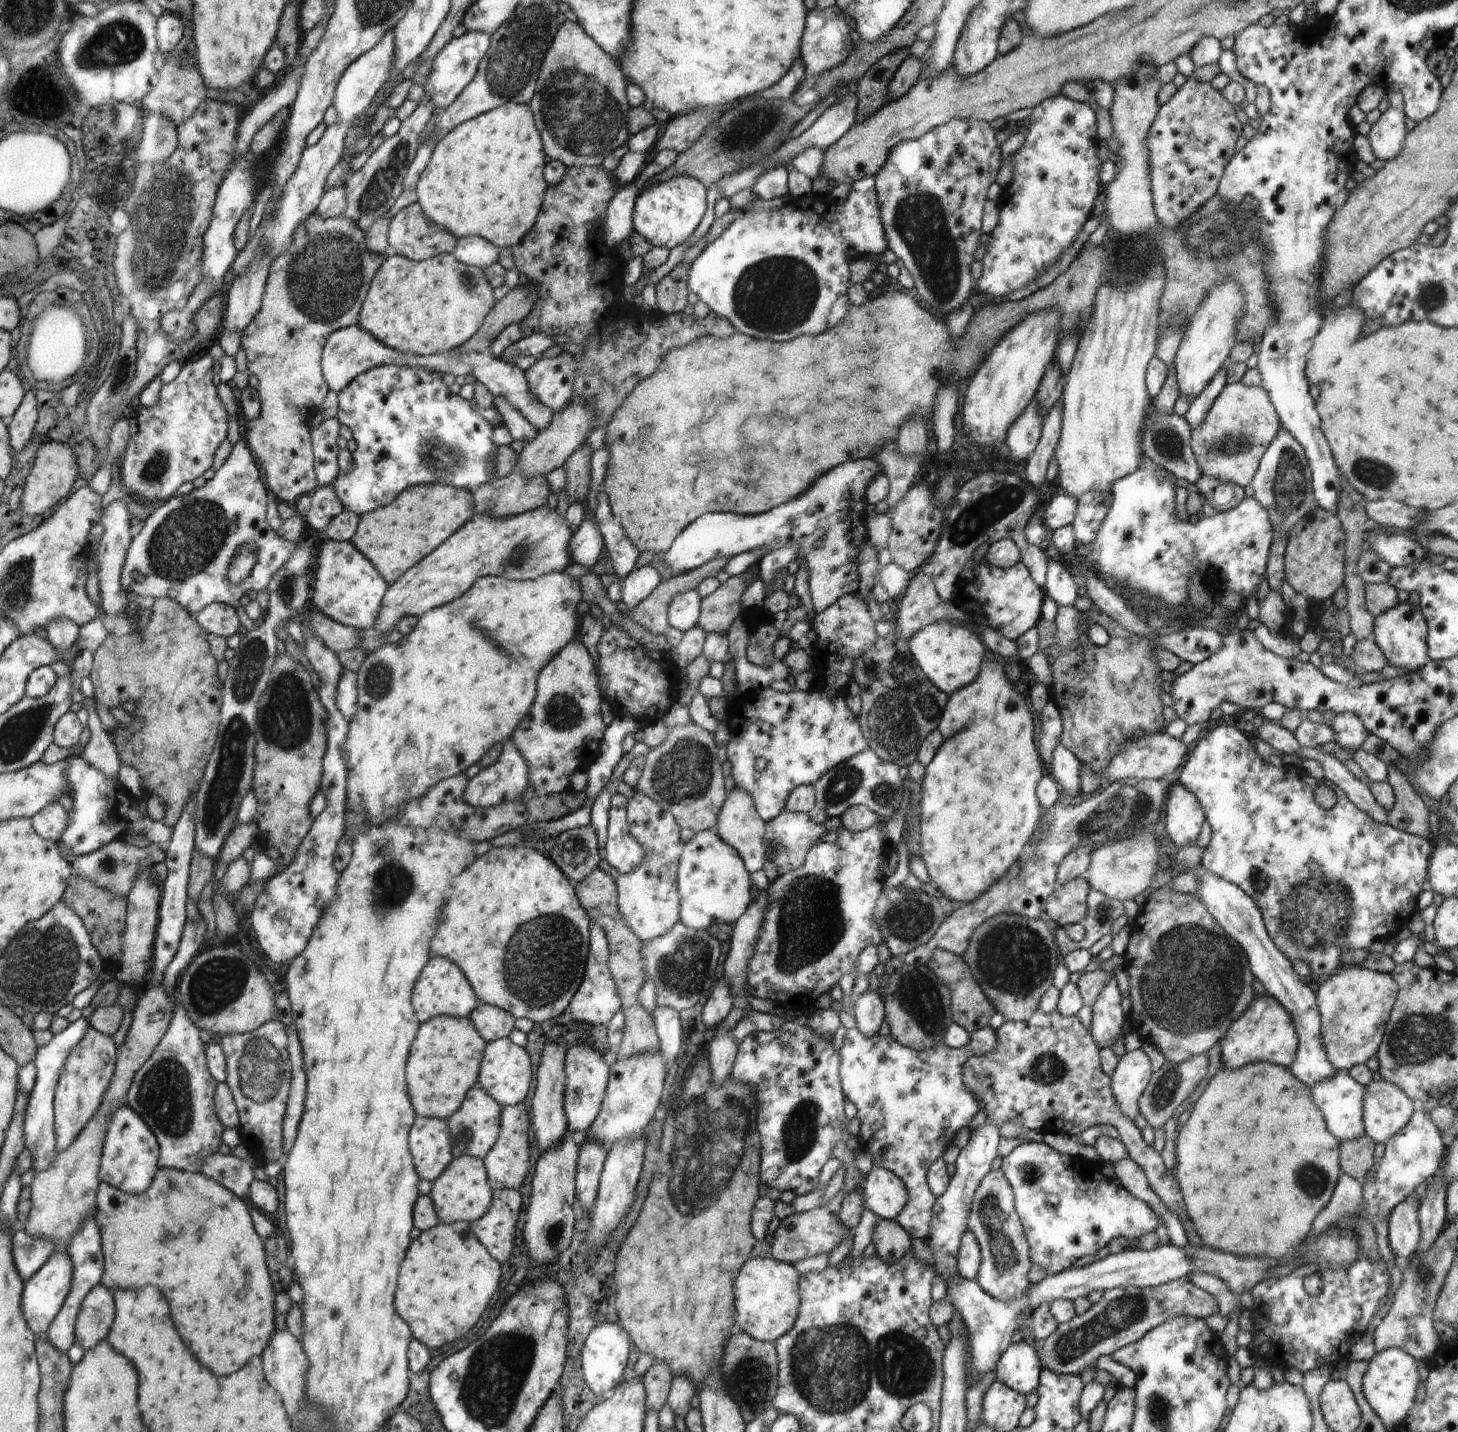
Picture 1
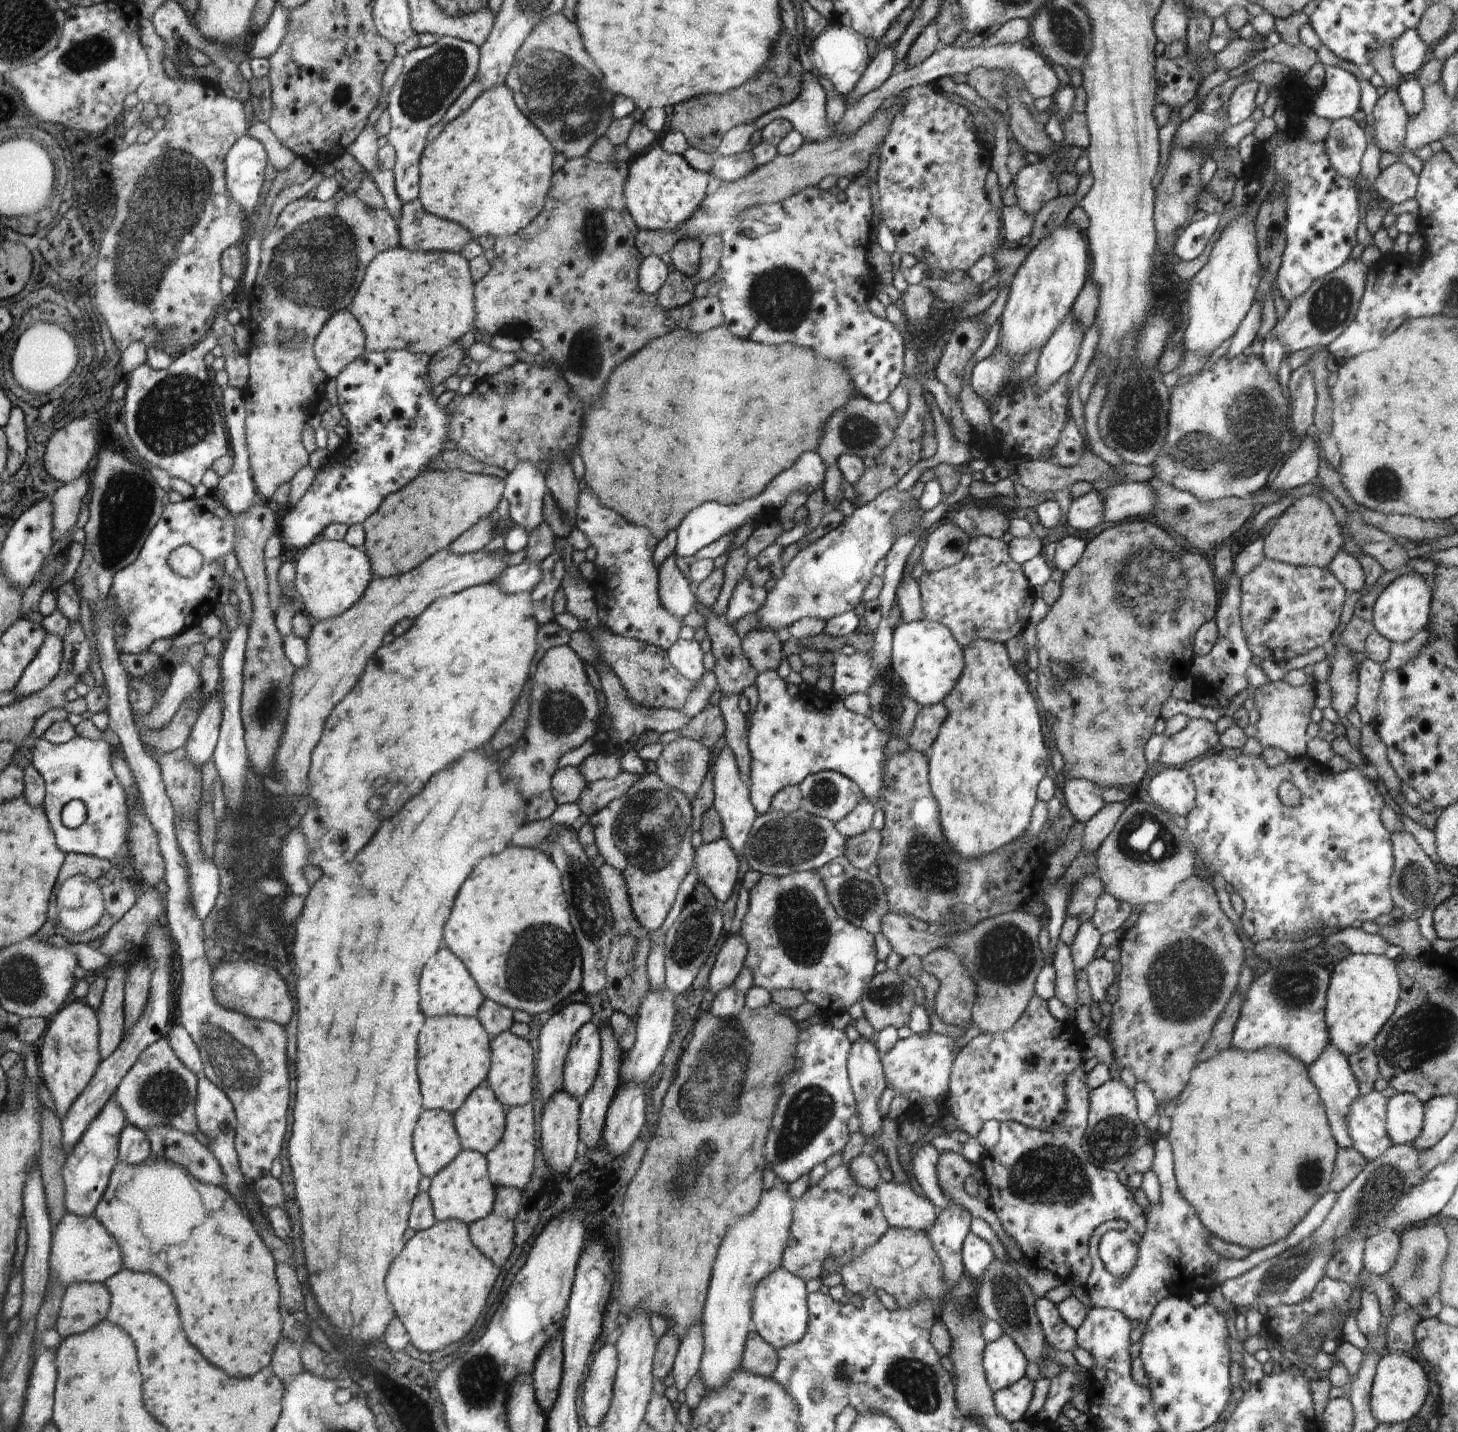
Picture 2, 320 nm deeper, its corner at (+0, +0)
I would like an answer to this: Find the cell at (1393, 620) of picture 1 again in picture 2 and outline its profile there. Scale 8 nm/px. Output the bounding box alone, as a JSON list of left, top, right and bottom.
[1372,572,1431,644]

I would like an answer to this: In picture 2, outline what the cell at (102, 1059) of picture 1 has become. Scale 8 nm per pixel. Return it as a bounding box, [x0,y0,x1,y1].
[40,1002,105,1120]

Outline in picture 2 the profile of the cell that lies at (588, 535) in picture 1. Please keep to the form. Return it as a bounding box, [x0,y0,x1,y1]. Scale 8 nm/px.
[496,562,542,594]

